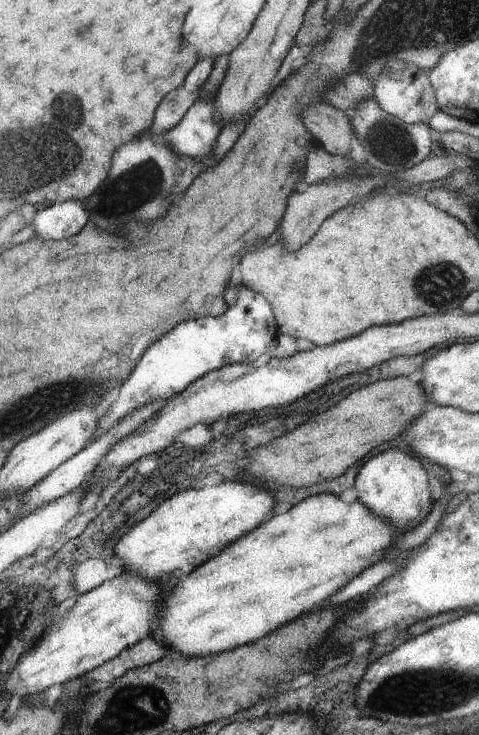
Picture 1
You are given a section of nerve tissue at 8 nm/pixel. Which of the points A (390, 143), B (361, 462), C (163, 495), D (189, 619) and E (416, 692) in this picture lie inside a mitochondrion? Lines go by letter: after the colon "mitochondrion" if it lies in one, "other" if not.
A: mitochondrion
B: other
C: other
D: other
E: mitochondrion

